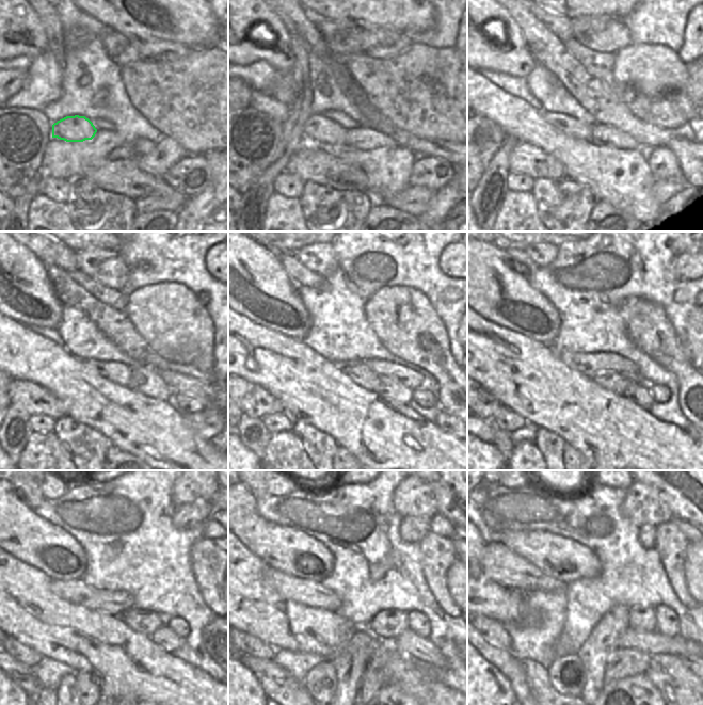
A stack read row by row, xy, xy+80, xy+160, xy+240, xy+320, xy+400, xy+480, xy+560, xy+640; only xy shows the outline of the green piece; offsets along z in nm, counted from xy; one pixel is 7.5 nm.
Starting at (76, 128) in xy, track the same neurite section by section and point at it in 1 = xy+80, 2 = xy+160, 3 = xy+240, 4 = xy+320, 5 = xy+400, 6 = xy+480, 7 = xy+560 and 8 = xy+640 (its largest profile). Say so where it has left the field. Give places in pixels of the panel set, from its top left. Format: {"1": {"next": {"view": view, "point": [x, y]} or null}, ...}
{"1": {"next": {"view": "xy+80", "point": [318, 130]}}, "2": {"next": {"view": "xy+160", "point": [570, 126]}}, "3": {"next": {"view": "xy+240", "point": [118, 373]}}, "4": {"next": {"view": "xy+320", "point": [358, 372]}}, "5": {"next": {"view": "xy+400", "point": [611, 381]}}, "6": {"next": {"view": "xy+480", "point": [143, 621]}}, "7": {"next": {"view": "xy+560", "point": [388, 624]}}, "8": {"next": {"view": "xy+640", "point": [641, 619]}}}

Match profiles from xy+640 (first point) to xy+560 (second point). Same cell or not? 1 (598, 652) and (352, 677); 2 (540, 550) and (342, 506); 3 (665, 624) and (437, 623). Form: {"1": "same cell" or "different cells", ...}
{"1": "same cell", "2": "different cells", "3": "different cells"}

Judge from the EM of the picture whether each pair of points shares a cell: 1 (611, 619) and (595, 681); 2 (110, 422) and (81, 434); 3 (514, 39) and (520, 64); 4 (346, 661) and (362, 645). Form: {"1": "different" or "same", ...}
{"1": "same", "2": "different", "3": "same", "4": "same"}

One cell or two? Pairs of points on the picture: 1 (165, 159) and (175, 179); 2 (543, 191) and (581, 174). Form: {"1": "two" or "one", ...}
{"1": "two", "2": "two"}

